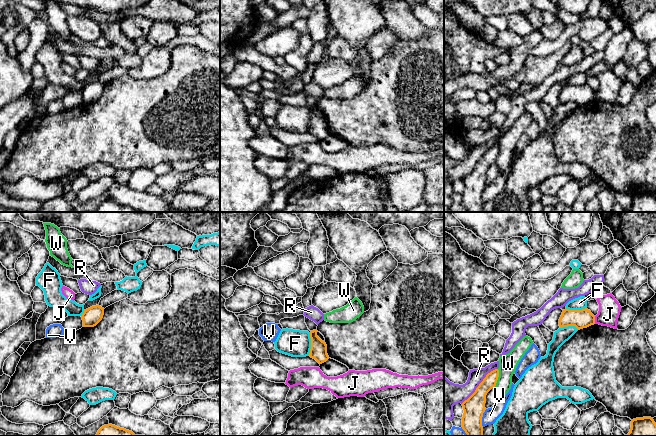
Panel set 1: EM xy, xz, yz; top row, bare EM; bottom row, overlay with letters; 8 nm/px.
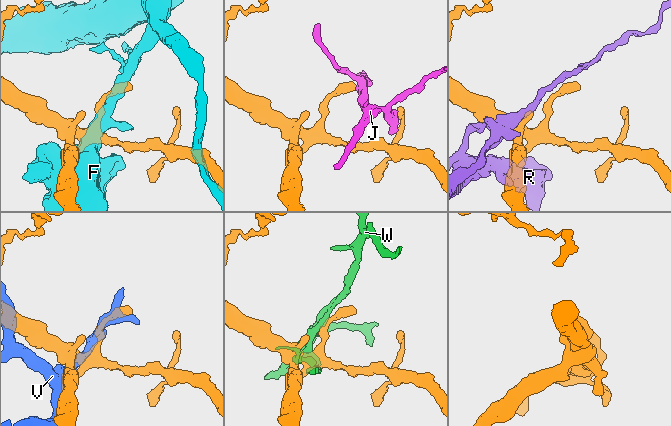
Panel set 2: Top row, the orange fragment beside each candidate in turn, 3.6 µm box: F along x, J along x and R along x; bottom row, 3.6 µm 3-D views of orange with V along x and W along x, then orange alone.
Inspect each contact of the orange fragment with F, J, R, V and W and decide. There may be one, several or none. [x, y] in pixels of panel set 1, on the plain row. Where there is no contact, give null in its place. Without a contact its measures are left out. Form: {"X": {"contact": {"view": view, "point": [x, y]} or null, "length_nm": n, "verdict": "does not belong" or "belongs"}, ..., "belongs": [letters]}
{"F": {"contact": {"view": "xz", "point": [311, 120]}, "length_nm": 190, "verdict": "does not belong"}, "J": {"contact": {"view": "yz", "point": [594, 96]}, "length_nm": 60, "verdict": "does not belong"}, "R": {"contact": {"view": "yz", "point": [479, 160]}, "length_nm": 400, "verdict": "does not belong"}, "V": {"contact": {"view": "yz", "point": [481, 194]}, "length_nm": 150, "verdict": "does not belong"}, "W": {"contact": {"view": "yz", "point": [497, 154]}, "length_nm": 150, "verdict": "does not belong"}, "belongs": []}

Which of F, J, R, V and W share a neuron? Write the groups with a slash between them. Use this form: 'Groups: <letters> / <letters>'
Groups: F / J / R / V / W

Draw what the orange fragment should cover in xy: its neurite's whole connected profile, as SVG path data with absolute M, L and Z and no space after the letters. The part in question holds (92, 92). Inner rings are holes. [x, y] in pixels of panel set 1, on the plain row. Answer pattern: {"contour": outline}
{"contour": "M99 81L92 82L82 90L83 102L84 103L94 103L96 102L103 94L104 84Z"}

